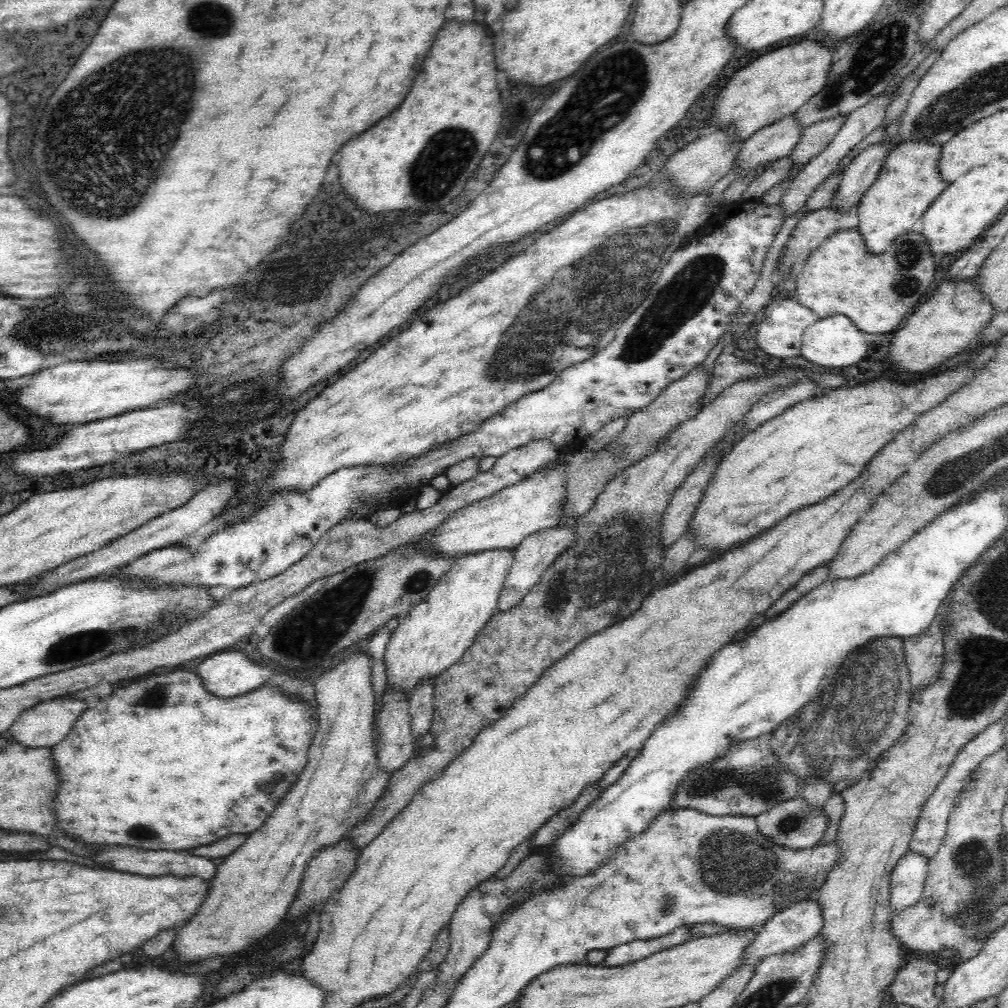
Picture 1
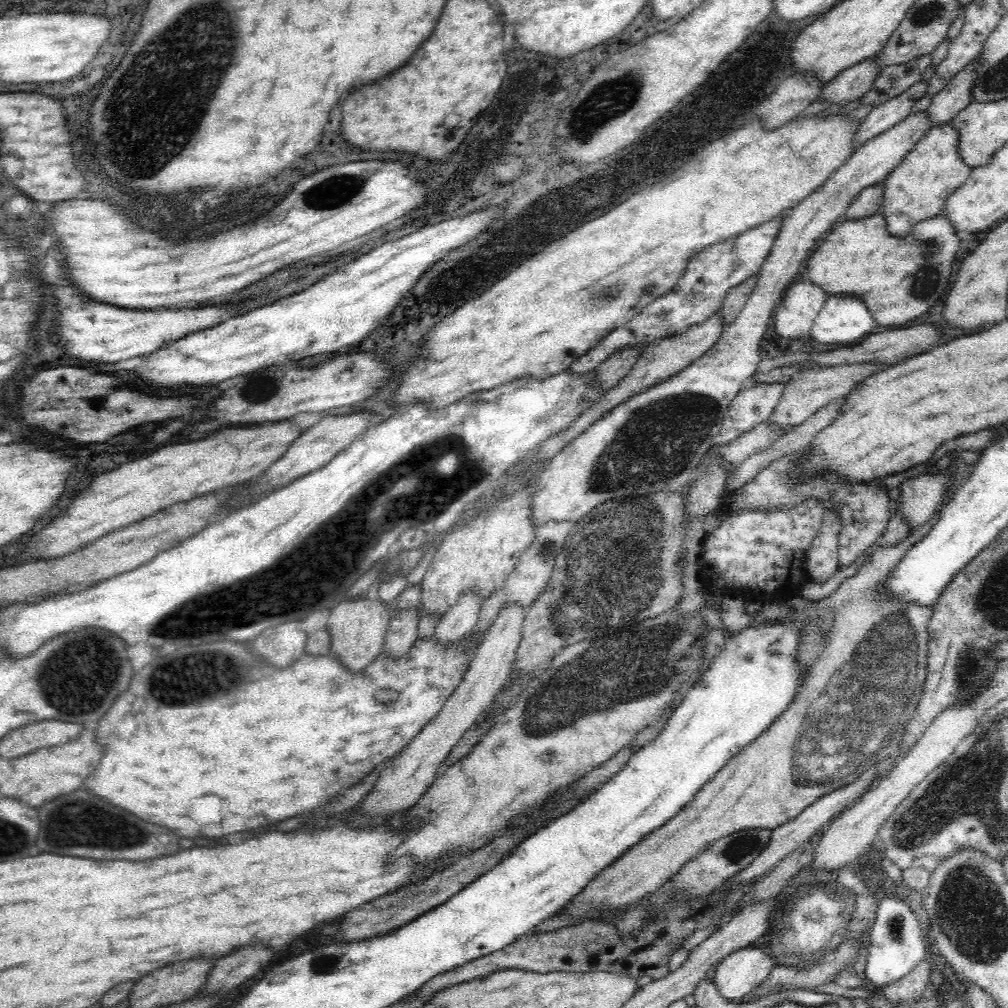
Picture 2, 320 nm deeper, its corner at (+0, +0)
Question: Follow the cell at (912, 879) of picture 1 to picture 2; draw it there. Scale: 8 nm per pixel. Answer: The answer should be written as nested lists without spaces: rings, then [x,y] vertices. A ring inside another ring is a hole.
[[[882,892],[876,912],[876,919],[870,929],[870,945],[866,948],[866,963],[864,966],[866,987],[879,993],[885,986],[903,979],[912,972],[920,962],[928,956],[927,942],[922,937],[923,932],[915,913],[910,906],[900,898]]]

